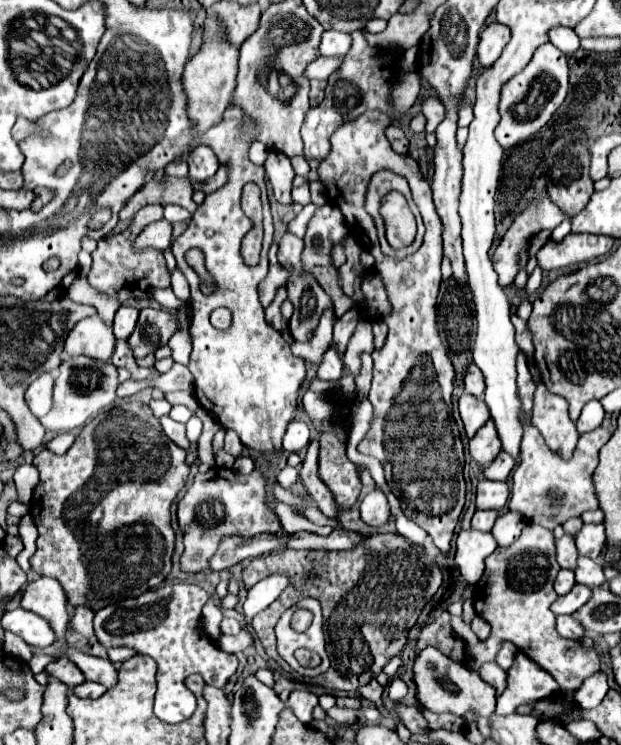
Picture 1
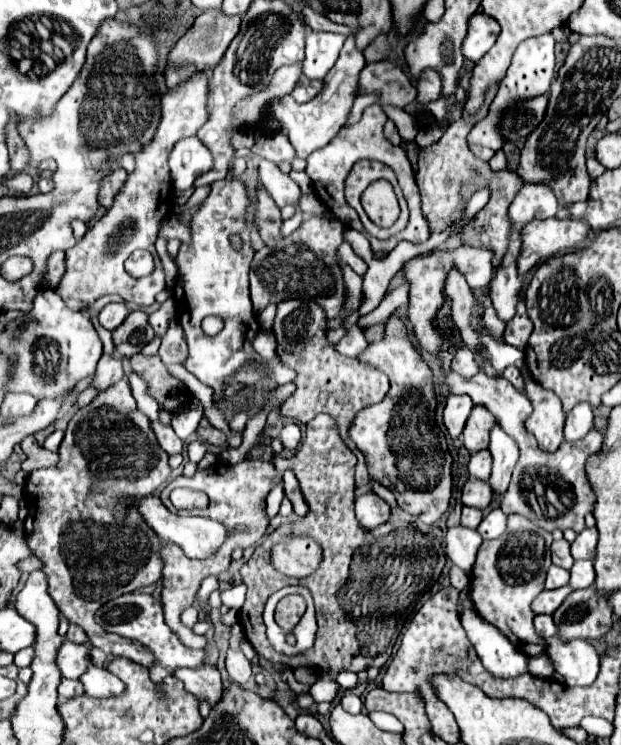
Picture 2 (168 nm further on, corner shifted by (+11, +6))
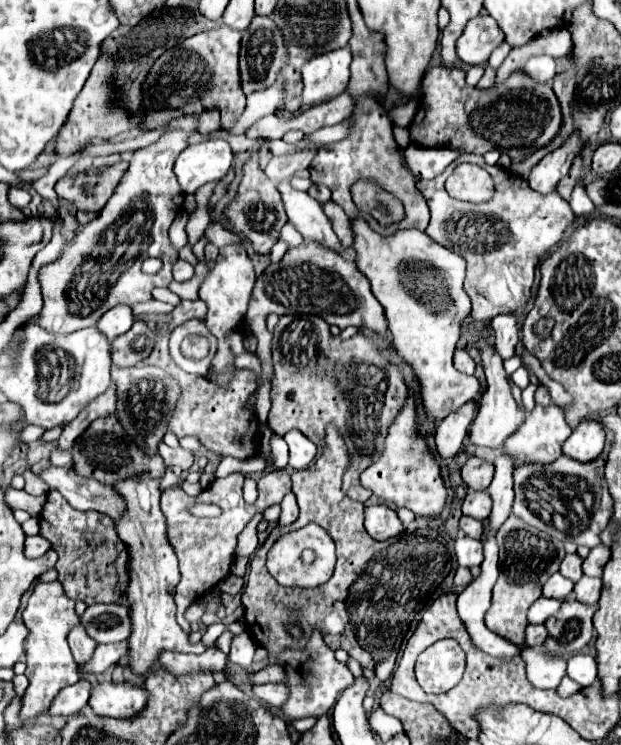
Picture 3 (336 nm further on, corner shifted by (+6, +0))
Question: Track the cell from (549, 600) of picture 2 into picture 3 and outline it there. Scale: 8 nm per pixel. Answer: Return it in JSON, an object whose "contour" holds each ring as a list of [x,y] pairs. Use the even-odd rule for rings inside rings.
{"contour":[[[538,598],[530,610],[528,610],[528,622],[530,624],[544,624],[552,614],[558,612],[562,600],[554,600],[554,598]]]}

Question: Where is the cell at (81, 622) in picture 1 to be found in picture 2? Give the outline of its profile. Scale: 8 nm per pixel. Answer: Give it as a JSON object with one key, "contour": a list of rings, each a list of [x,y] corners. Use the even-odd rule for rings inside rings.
{"contour":[[[69,624],[69,630],[67,630],[67,636],[65,636],[69,642],[75,642],[75,644],[85,644],[87,638],[85,638],[85,632],[81,630],[81,626],[77,624]]]}

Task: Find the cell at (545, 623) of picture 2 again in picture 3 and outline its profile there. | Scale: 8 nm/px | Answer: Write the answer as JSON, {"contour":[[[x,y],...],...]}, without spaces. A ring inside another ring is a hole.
{"contour":[[[530,624],[526,628],[526,646],[542,646],[548,638],[548,630],[544,624]]]}

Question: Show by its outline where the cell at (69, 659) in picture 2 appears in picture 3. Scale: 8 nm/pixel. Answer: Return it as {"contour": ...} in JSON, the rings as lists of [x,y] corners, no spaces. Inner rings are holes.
{"contour":[[[116,642],[116,644],[98,644],[92,658],[86,664],[78,664],[78,674],[100,674],[108,670],[110,666],[118,664],[120,656],[128,652],[128,642]]]}

